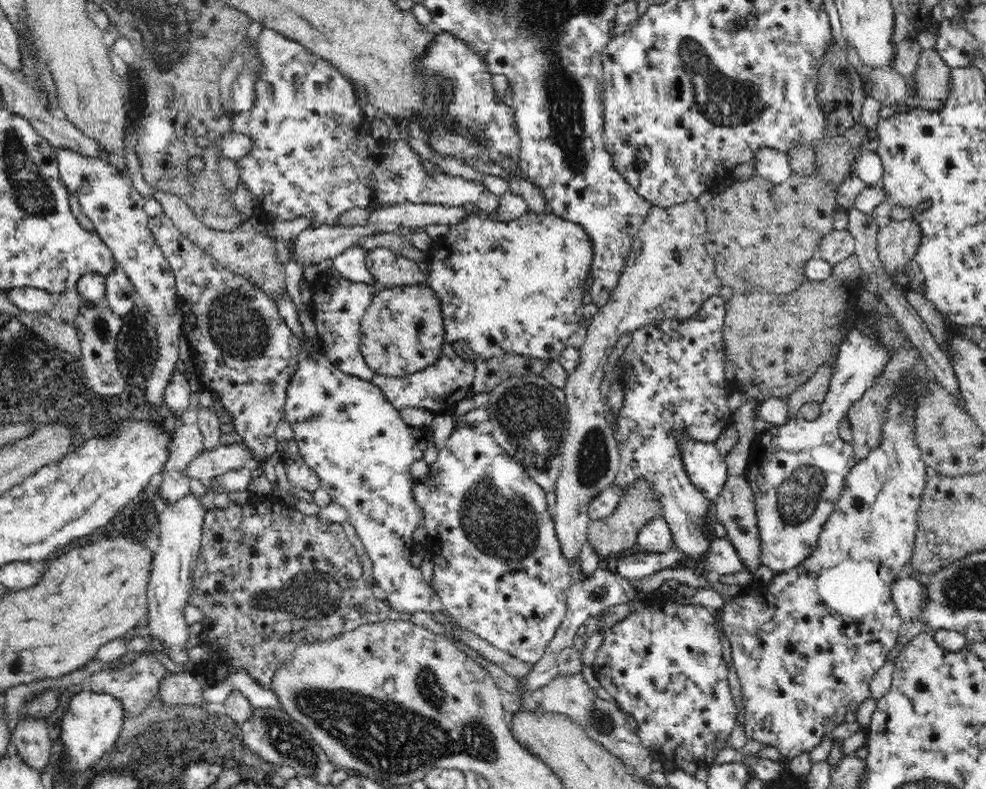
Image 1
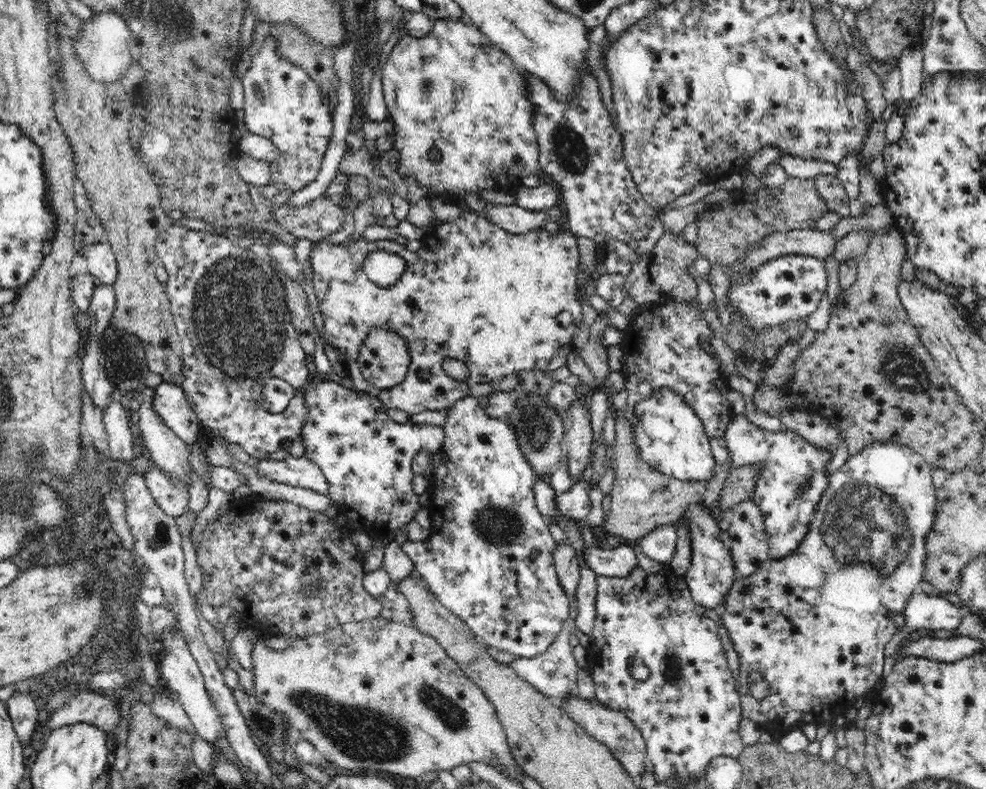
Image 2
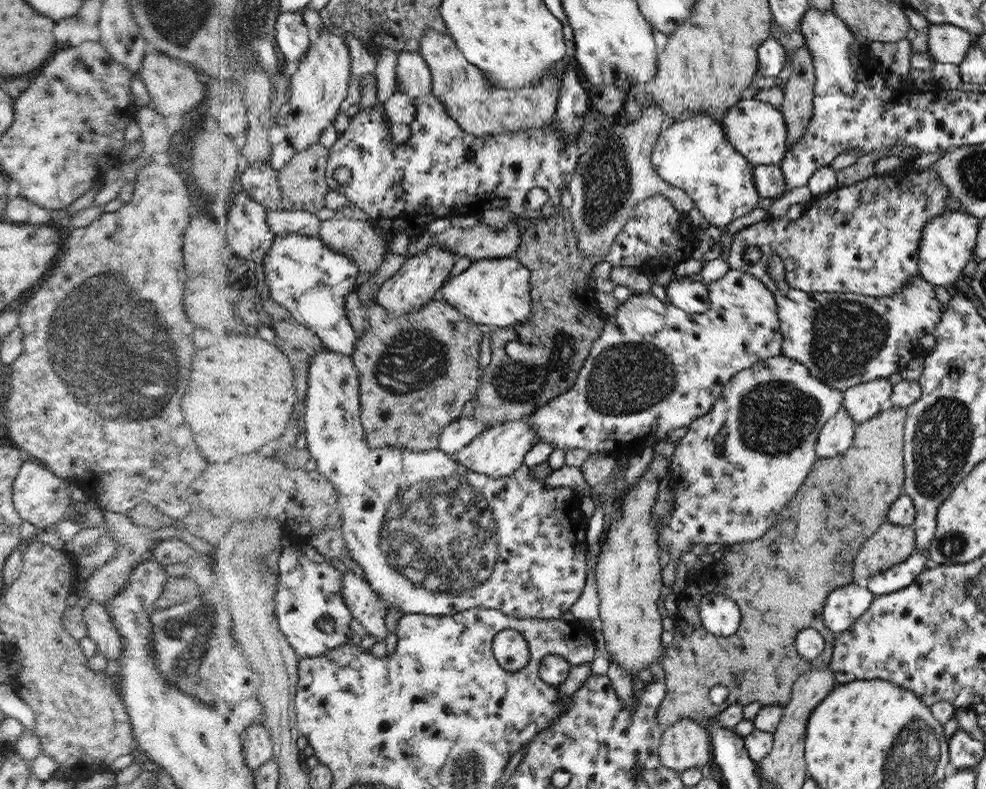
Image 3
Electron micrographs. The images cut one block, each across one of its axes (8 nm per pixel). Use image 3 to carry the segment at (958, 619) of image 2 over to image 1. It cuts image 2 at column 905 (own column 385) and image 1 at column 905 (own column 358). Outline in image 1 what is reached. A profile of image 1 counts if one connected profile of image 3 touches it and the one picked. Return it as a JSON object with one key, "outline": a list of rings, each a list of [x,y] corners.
{"outline":[[[902,575],[901,578],[896,576],[890,582],[890,596],[902,620],[910,621],[911,616],[918,610],[919,603],[922,602],[922,587],[914,576]]]}

